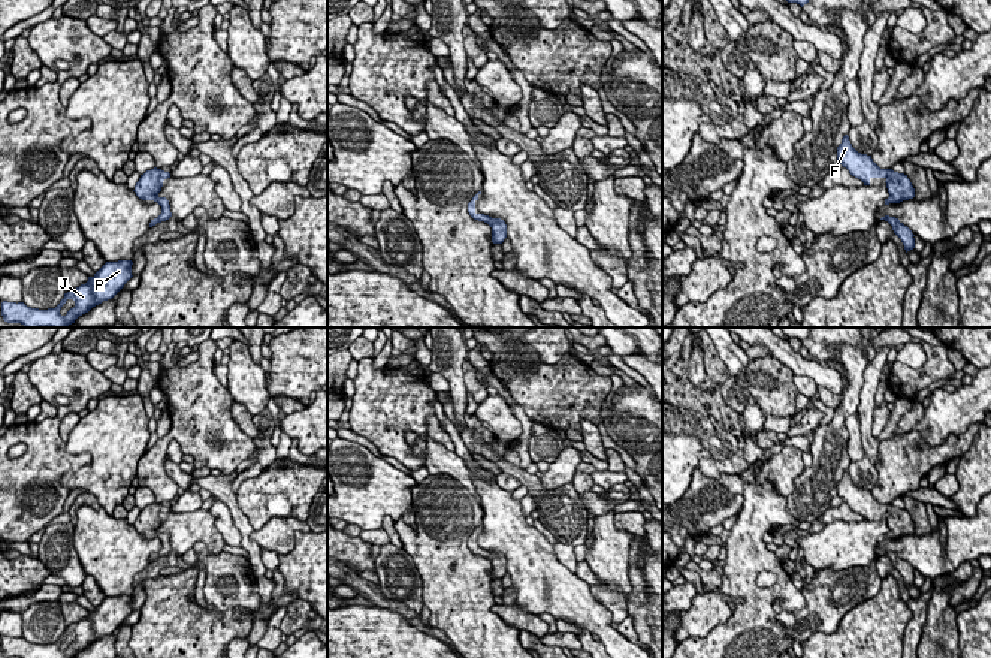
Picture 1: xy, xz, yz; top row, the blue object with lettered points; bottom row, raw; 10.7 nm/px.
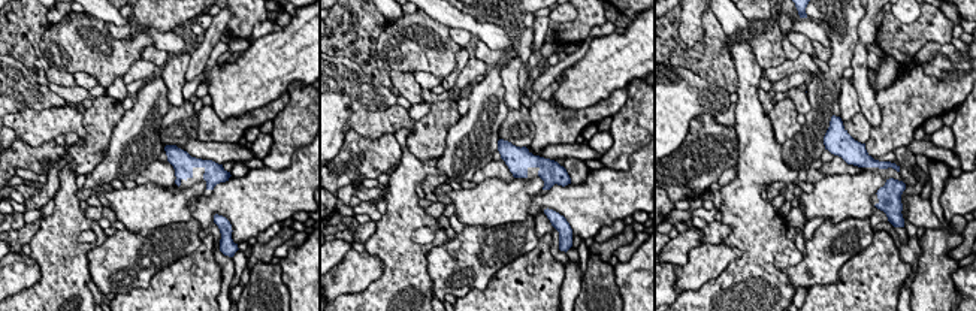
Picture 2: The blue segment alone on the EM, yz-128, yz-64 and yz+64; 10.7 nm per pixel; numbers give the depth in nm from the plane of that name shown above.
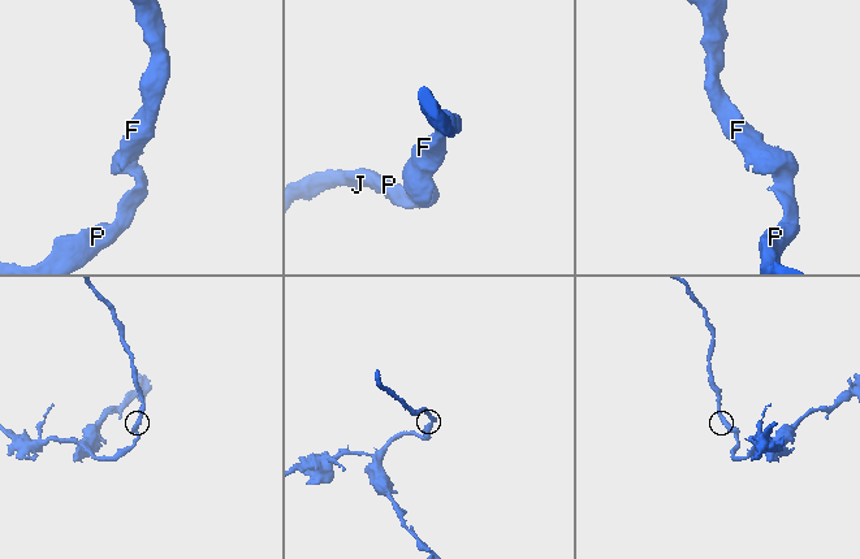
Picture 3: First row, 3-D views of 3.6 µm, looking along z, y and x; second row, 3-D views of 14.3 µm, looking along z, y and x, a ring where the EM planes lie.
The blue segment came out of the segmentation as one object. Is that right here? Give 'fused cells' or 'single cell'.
single cell

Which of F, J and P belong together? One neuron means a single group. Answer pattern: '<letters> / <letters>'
F J P

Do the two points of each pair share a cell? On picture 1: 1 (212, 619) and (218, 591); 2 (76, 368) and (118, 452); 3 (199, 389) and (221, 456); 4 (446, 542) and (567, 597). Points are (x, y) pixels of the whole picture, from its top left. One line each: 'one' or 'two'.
1: two
2: two
3: one
4: two

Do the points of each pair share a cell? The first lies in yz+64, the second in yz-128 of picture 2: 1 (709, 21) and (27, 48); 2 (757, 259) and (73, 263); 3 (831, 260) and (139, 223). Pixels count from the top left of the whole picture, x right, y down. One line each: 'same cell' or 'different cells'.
1: same cell
2: same cell
3: different cells

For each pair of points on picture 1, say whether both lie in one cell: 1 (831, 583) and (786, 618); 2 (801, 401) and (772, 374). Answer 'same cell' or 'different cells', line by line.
1: same cell
2: different cells

